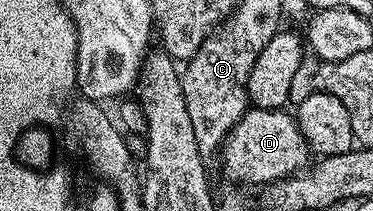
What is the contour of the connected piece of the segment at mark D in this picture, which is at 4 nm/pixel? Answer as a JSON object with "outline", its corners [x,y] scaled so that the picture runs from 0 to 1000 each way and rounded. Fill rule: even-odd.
{"outline":[[[694,507],[660,526],[592,682],[592,810],[625,867],[718,877],[831,787],[834,720],[794,559],[772,521]]]}

